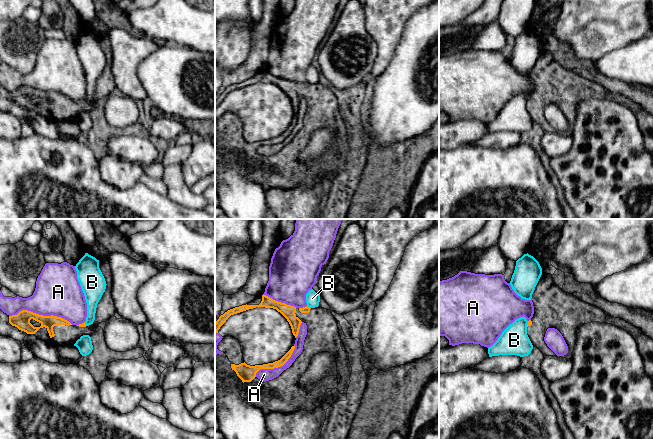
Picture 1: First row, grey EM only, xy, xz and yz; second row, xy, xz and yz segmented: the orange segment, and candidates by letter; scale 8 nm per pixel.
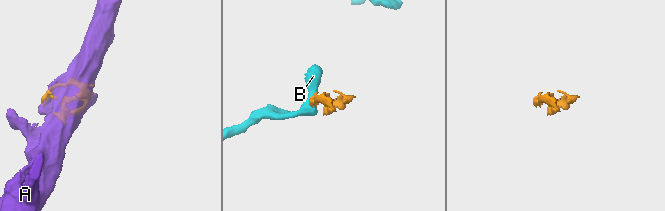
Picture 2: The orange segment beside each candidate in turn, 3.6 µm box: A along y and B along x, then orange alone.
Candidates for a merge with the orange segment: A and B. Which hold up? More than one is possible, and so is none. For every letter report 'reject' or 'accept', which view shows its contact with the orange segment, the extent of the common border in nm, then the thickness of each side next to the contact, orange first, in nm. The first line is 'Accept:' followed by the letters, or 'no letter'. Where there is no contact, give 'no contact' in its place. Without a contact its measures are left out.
Accept: no letter
A: reject; meets orange in xy; contact 500 nm long; 130 nm thick on the orange side, 360 nm on the other
B: reject; meets orange in xz; contact 40 nm long; 50 nm thick on the orange side, 110 nm on the other

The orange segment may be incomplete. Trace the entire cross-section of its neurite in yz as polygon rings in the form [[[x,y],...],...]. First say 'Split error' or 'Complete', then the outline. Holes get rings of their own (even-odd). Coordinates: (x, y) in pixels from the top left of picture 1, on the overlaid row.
Split error. [[[542,273],[532,294],[532,302],[534,314],[528,321],[527,335],[544,356],[557,356],[544,341],[548,328],[555,328],[562,334],[568,353],[560,357],[571,359],[579,327],[591,322],[612,324],[626,330],[635,339],[645,372],[653,380],[653,340],[635,326],[608,316],[600,308],[566,293],[547,273]]]

